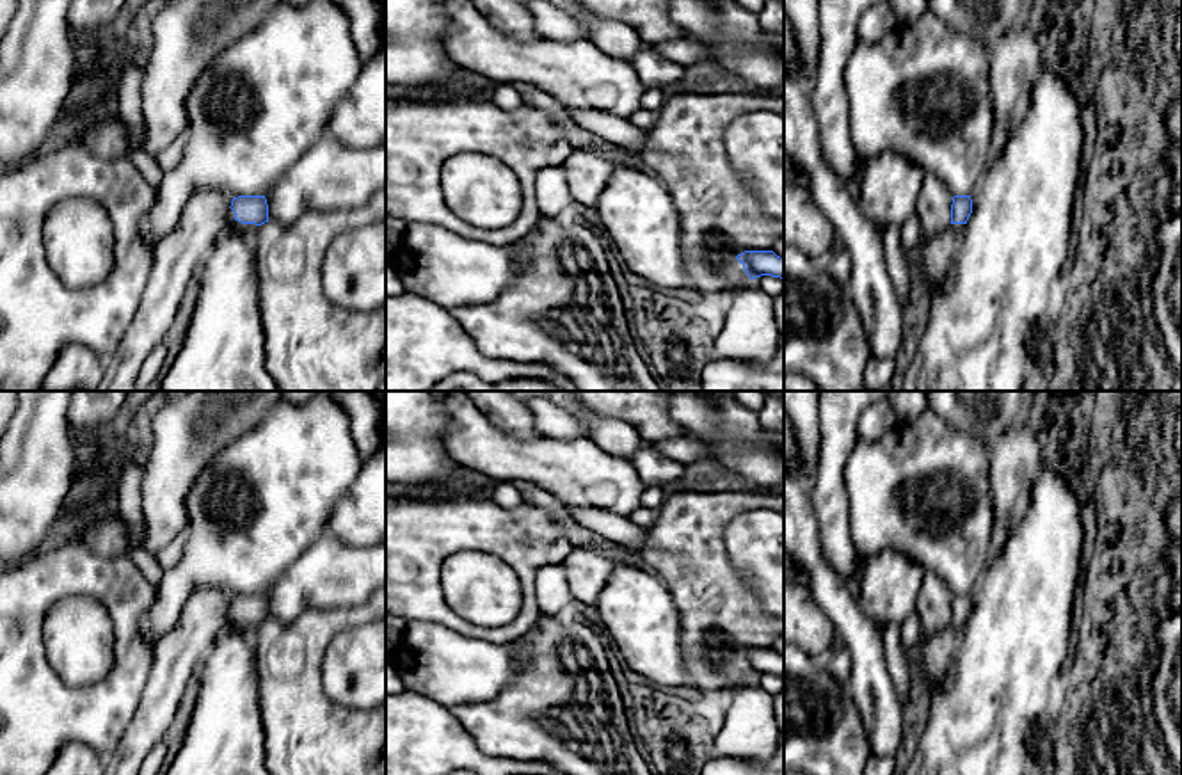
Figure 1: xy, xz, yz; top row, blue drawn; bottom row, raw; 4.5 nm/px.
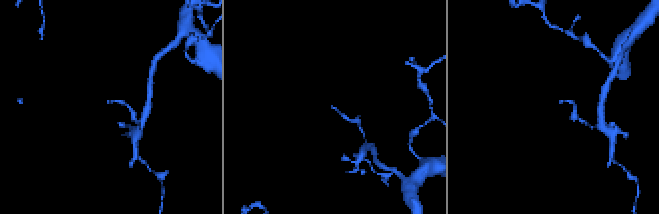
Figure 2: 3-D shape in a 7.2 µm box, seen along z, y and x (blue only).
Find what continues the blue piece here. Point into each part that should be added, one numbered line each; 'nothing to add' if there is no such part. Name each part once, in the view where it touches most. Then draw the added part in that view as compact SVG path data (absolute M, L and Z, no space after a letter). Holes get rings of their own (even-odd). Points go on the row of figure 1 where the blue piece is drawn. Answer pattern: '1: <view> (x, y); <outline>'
1: xy (233, 224); M229 208L226 213L226 228L233 229L238 235L251 236L251 233L258 228L256 224L242 224L235 219L235 212Z

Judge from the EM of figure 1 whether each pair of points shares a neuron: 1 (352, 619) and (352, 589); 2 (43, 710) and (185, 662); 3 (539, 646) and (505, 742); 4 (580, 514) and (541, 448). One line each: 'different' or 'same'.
1: different
2: different
3: same
4: different

